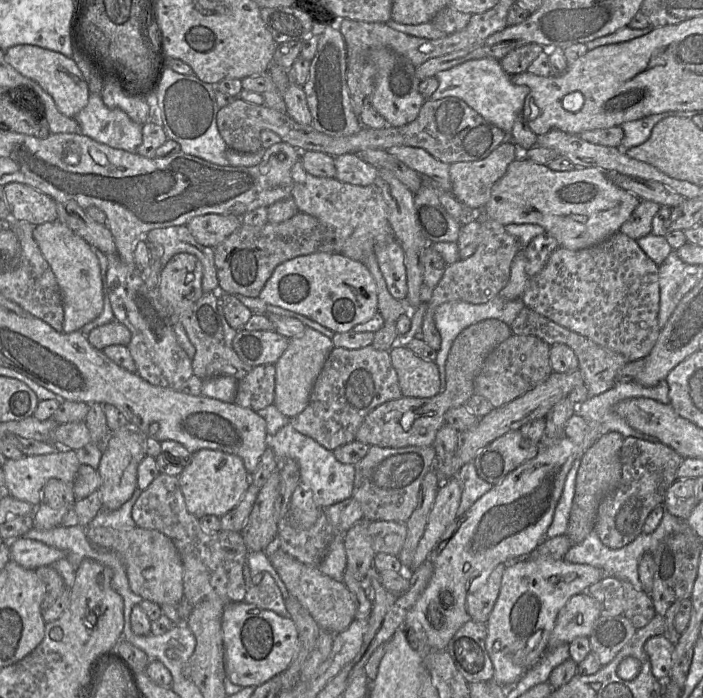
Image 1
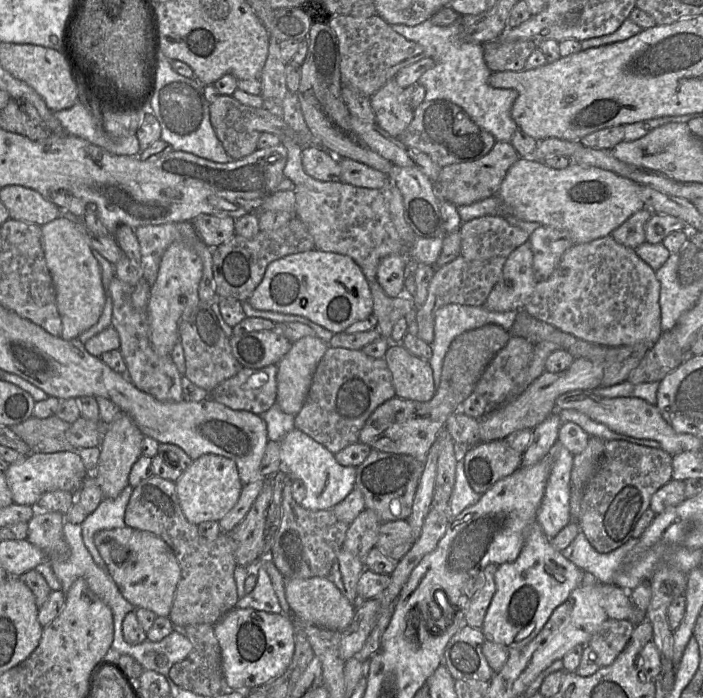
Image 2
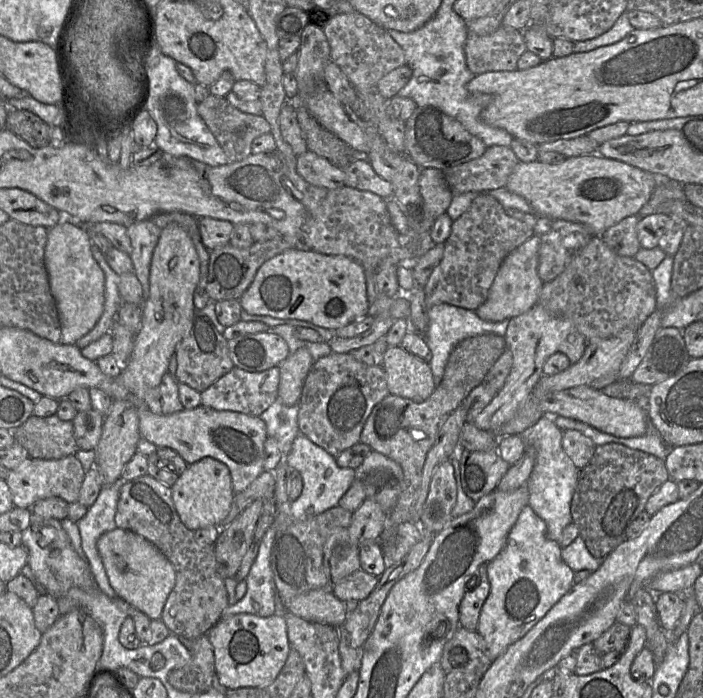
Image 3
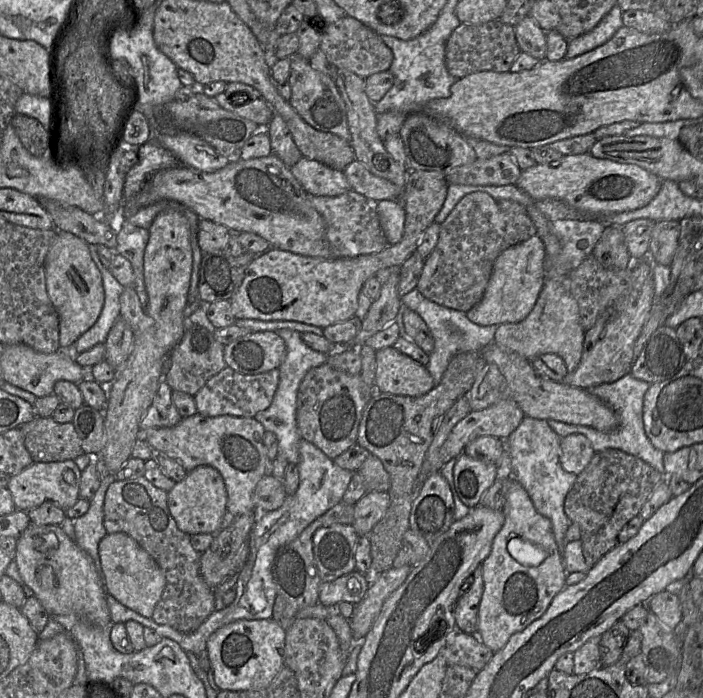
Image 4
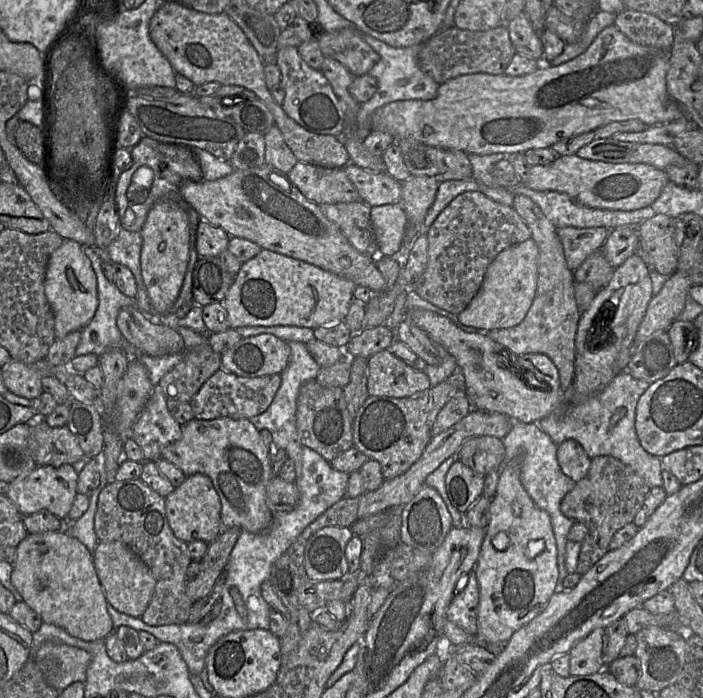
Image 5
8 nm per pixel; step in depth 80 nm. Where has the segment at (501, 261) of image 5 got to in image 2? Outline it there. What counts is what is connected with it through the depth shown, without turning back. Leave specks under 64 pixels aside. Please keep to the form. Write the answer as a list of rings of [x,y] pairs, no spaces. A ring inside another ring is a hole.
[[[529,239],[507,258],[499,281],[483,306],[490,311],[521,310],[532,295],[537,281],[533,272],[533,253]]]

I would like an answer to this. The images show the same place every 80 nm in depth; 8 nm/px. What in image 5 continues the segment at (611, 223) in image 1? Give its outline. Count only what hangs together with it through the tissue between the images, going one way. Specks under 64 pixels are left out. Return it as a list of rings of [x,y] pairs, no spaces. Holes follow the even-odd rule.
[[[577,155],[558,156],[548,164],[532,166],[526,178],[525,186],[537,191],[557,191],[569,195],[585,206],[613,210],[637,210],[652,204],[669,182],[665,170],[644,163],[607,163],[588,160]]]

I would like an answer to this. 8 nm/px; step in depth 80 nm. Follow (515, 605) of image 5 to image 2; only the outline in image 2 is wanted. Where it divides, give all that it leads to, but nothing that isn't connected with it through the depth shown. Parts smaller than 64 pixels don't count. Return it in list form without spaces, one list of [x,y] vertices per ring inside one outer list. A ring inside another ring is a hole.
[[[537,521],[529,527],[519,556],[497,567],[494,575],[496,590],[481,628],[483,653],[495,673],[503,668],[511,654],[537,636],[554,609],[581,585],[583,573],[552,546]]]

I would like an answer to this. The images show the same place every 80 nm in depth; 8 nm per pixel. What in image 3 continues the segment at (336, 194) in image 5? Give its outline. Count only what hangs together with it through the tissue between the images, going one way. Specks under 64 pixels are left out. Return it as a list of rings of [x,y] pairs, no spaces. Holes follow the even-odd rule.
[[[309,150],[298,156],[296,169],[308,183],[317,187],[335,189],[346,185],[346,173],[341,167]]]

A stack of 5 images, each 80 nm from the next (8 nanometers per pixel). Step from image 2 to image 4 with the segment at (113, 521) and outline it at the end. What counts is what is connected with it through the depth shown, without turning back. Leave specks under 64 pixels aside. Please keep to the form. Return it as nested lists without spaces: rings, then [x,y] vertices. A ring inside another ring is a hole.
[[[113,474],[103,476],[98,490],[90,500],[88,511],[74,520],[75,542],[92,558],[101,578],[98,545],[107,534],[103,523],[104,498],[109,485],[119,479]]]

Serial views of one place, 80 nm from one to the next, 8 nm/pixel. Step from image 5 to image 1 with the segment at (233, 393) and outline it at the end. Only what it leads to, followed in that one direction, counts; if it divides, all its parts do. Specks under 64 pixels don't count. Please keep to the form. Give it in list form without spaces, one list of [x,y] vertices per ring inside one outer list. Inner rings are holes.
[[[263,364],[253,369],[238,380],[234,403],[255,412],[274,403],[275,364]]]

